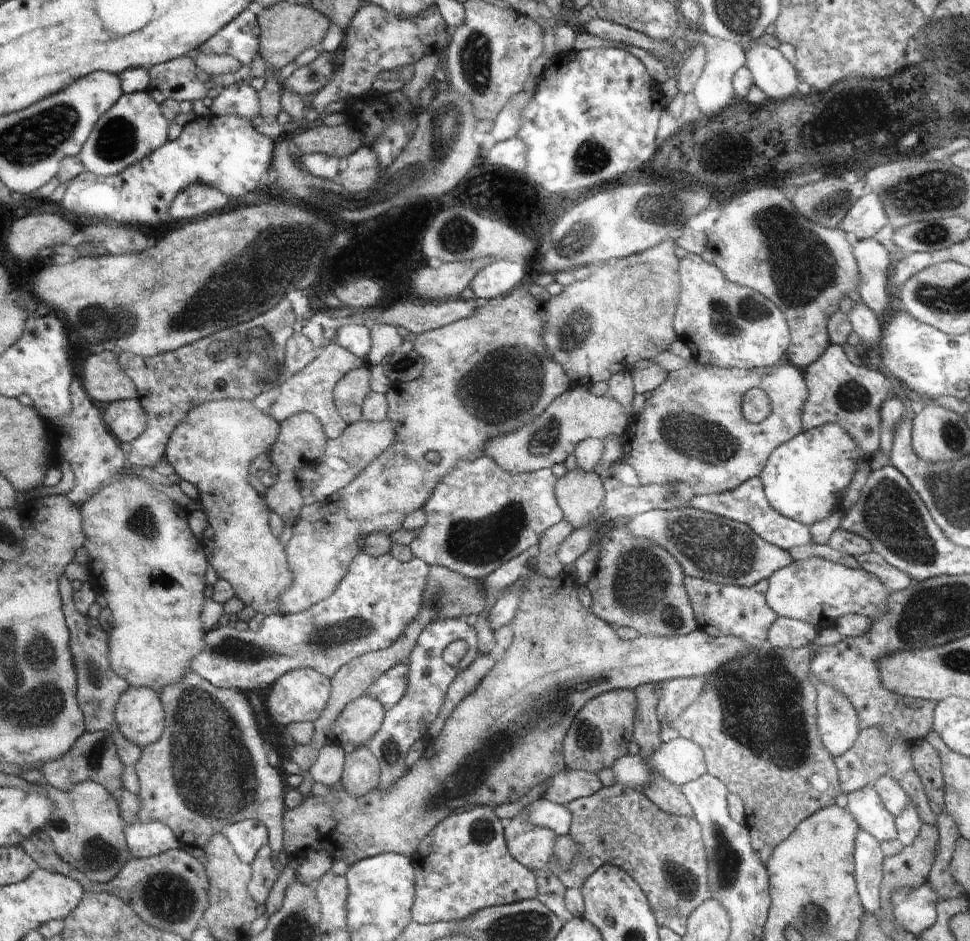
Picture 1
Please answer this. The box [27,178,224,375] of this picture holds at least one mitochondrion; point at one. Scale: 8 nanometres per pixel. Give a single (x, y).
(118, 323)

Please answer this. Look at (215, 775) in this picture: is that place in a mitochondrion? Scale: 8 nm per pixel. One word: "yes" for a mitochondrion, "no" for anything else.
yes

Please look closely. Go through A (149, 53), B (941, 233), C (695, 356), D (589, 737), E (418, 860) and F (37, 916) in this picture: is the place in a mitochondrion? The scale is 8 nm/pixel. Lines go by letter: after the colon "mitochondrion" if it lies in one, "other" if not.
A: other
B: mitochondrion
C: other
D: mitochondrion
E: other
F: other

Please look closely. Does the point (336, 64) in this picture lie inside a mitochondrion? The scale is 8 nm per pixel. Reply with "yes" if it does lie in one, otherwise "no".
no

